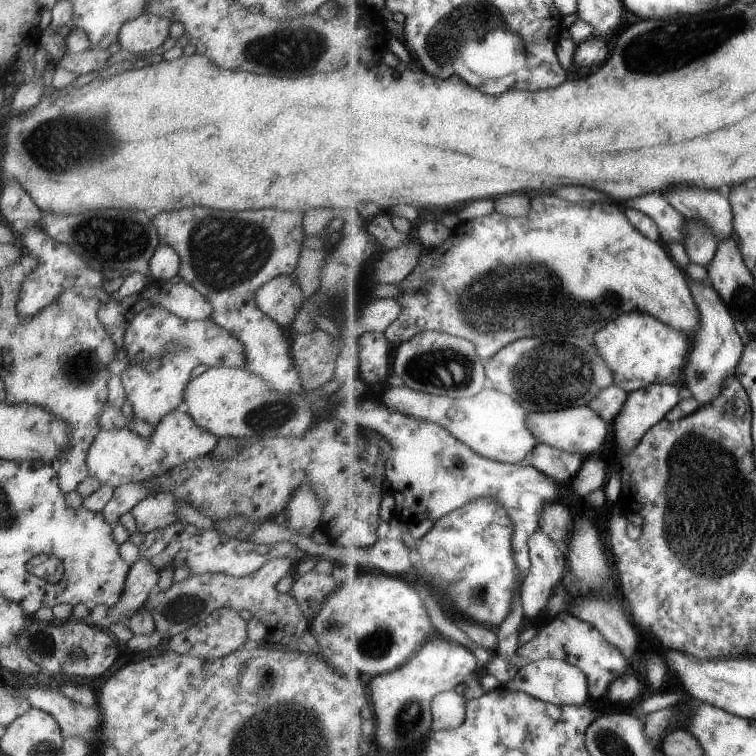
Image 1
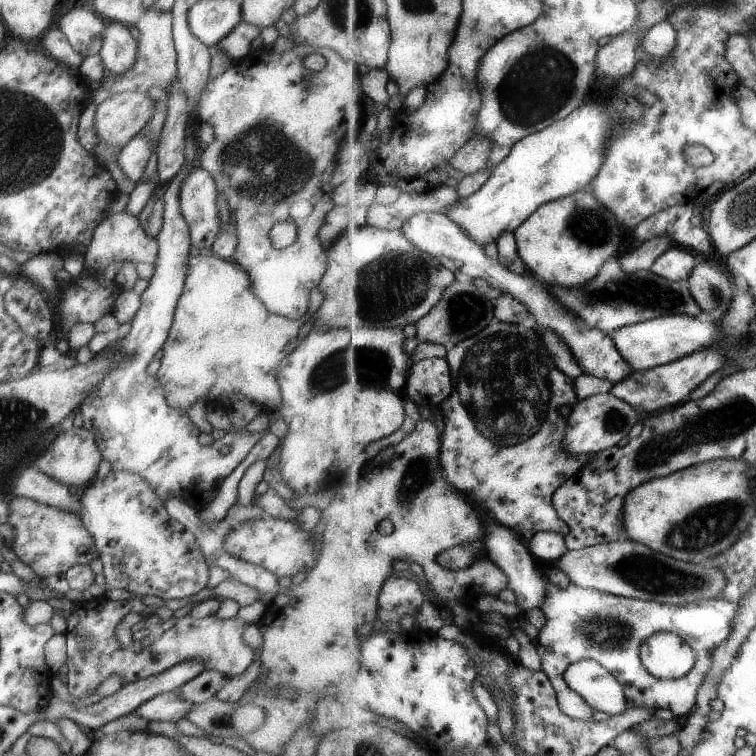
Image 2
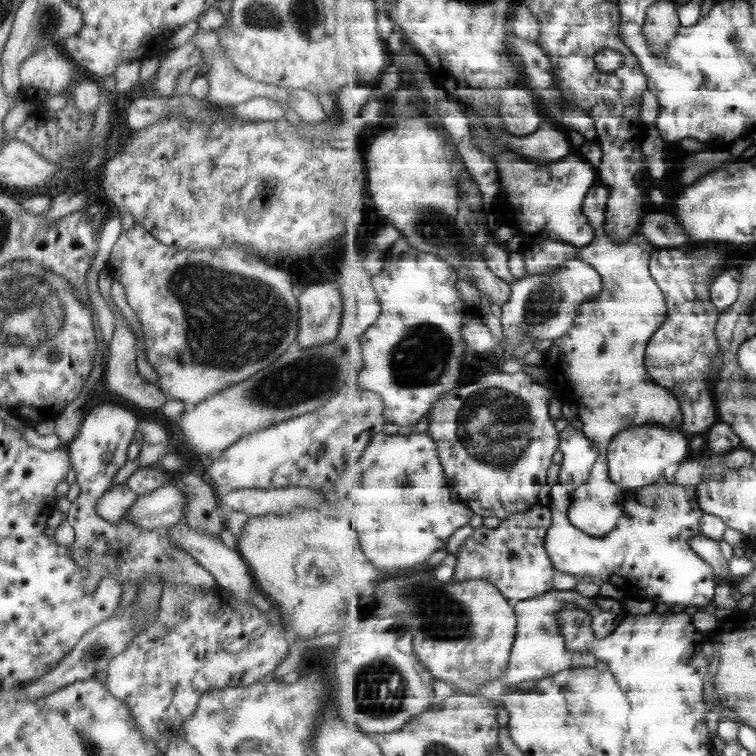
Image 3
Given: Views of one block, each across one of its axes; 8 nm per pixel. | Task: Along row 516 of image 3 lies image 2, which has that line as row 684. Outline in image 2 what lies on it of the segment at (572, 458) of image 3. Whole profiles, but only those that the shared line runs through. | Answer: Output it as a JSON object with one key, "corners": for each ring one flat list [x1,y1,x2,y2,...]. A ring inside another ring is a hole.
{"corners":[[551,582,546,586,547,595,538,608,543,610,547,623,534,640,542,662,541,670,549,676,557,692,555,699,560,710,581,721,592,721,594,710,568,686,566,671,584,659,599,662,619,680,627,696,628,707,668,709,679,719,687,718,697,706,698,691,714,665,714,651,732,636,734,619,739,611,737,602,725,599,678,606,619,597,572,582,566,588,559,588],[662,631,676,633,696,654,693,668,679,679,655,678,655,674,643,666,643,643]]}

